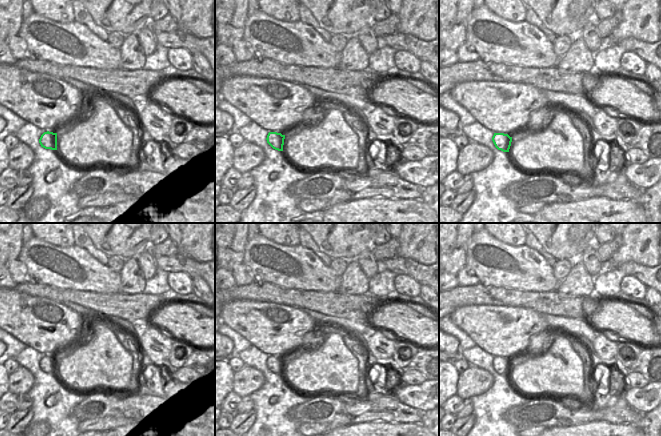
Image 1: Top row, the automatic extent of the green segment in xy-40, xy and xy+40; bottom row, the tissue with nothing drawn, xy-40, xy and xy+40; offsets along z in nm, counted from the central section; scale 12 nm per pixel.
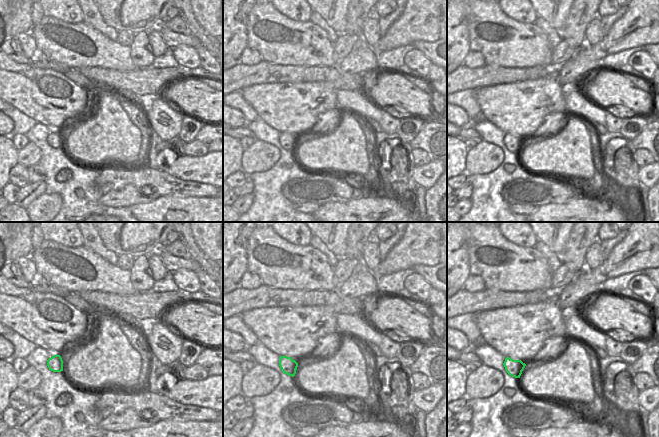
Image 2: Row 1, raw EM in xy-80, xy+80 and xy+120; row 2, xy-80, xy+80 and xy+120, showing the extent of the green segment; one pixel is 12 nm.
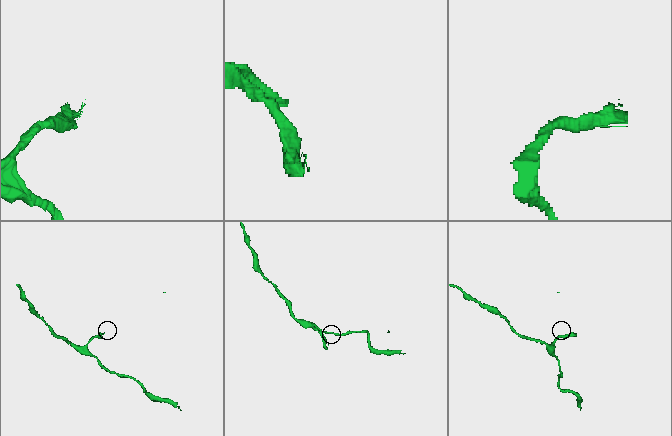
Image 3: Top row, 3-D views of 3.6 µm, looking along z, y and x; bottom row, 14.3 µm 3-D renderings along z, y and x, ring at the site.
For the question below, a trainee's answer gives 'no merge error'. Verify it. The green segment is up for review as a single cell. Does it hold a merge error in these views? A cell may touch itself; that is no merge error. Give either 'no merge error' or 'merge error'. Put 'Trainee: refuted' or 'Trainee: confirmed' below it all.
merge error
Trainee: refuted

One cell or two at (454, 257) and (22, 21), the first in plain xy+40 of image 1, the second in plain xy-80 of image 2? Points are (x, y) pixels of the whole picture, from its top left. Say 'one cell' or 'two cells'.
one cell

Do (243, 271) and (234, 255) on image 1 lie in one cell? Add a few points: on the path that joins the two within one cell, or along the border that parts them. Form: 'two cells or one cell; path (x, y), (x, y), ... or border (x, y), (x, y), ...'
two cells; border (242, 261), (235, 264), (231, 270)

